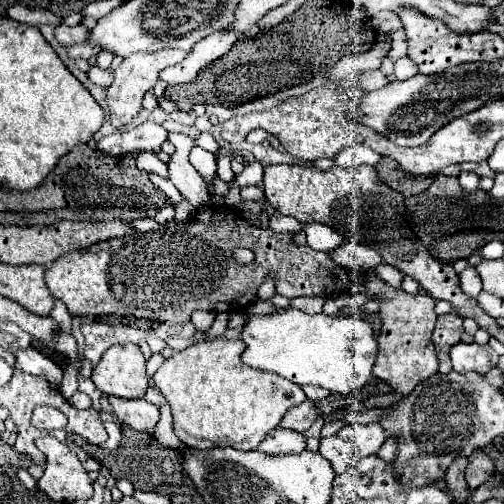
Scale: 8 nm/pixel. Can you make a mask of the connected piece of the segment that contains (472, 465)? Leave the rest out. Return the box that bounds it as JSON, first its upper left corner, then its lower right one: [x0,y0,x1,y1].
[466,450,494,490]

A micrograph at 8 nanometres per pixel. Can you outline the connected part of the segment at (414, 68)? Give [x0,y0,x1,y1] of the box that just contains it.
[393,60,418,80]

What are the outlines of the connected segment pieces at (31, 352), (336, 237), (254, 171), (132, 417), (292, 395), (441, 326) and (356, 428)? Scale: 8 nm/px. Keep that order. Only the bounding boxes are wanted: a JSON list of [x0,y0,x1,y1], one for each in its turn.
[[16,348,64,388],[304,224,344,252],[236,162,262,188],[108,396,160,434],[154,340,306,450],[432,312,464,374],[320,422,386,474]]

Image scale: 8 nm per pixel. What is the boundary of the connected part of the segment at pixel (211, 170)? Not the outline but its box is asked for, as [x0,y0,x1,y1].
[190,146,216,178]

